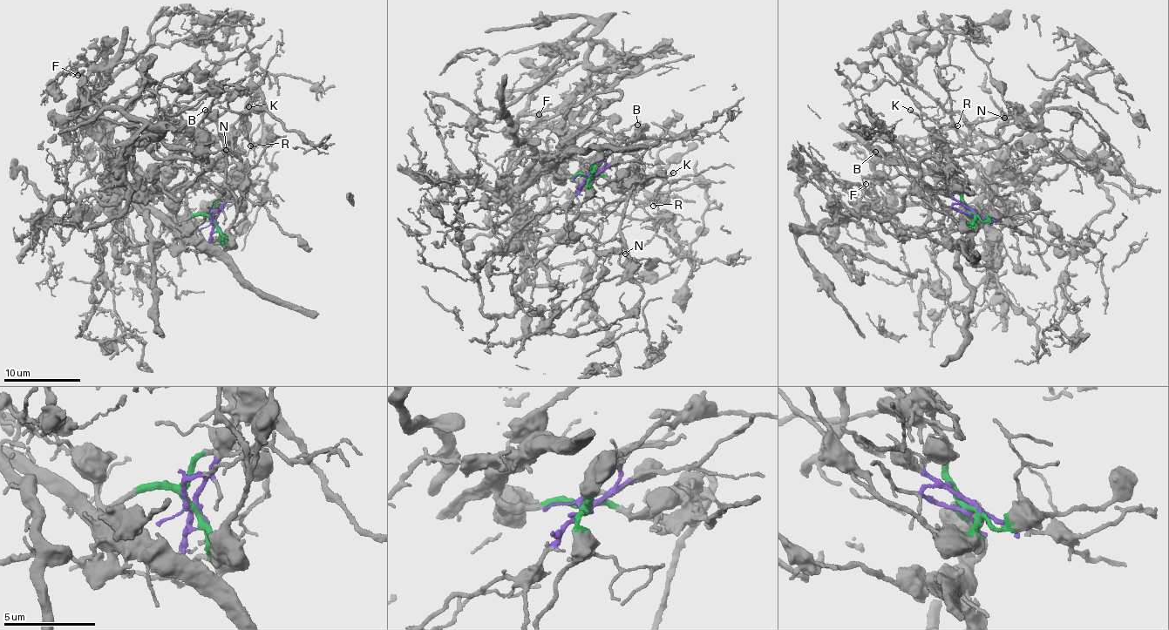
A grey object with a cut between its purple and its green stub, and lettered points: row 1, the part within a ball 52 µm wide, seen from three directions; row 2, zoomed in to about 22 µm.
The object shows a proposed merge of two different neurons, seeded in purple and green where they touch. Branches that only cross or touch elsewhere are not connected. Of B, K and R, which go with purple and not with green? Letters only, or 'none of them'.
none of them

